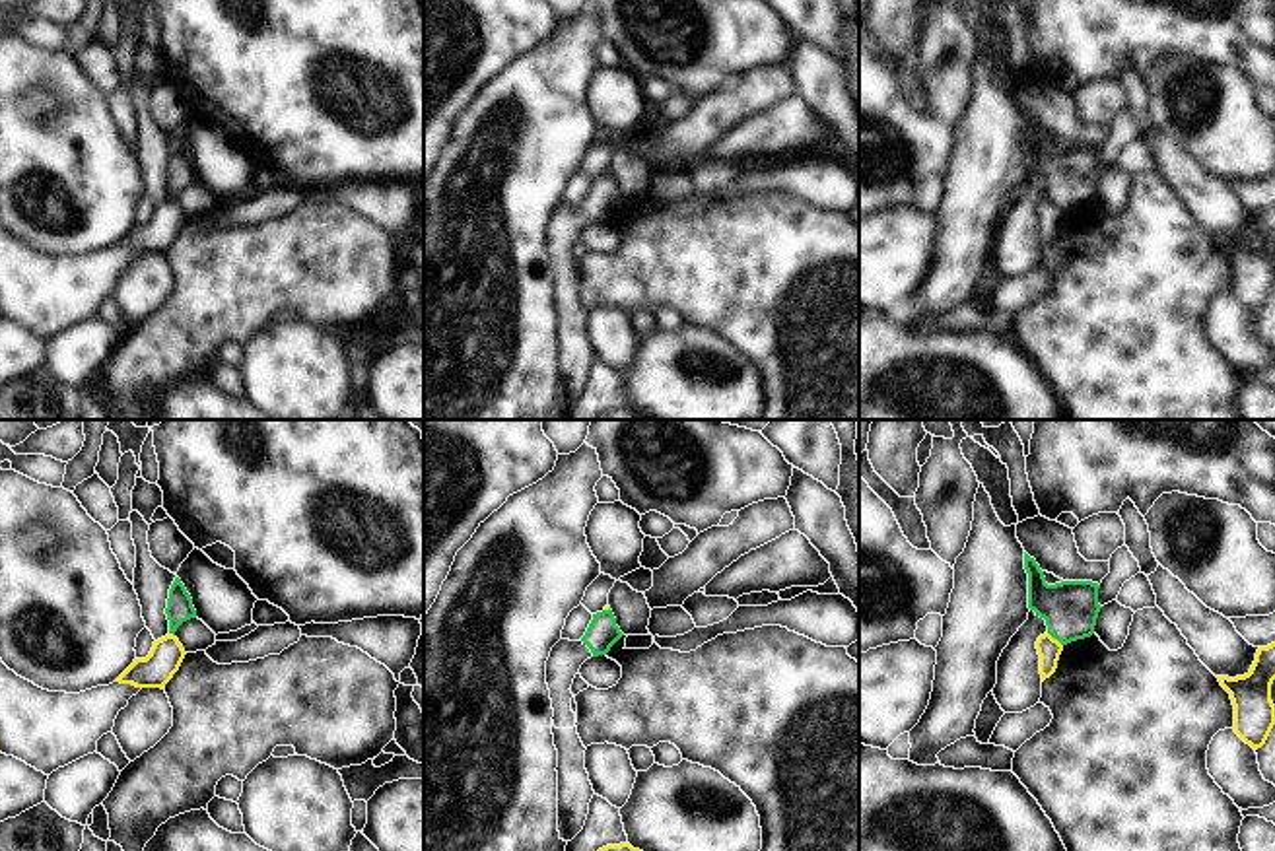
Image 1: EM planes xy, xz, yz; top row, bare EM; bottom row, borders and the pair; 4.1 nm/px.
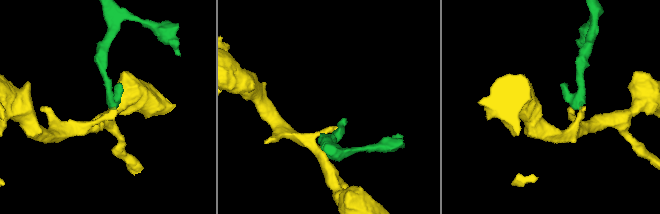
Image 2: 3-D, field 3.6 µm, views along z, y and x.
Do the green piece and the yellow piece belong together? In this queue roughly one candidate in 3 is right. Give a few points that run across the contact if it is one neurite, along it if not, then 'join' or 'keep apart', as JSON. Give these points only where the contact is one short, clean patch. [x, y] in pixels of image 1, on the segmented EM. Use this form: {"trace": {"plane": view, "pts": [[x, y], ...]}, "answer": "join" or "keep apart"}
{"trace": {"plane": "yz", "pts": [[1048, 632], [1062, 646]]}, "answer": "keep apart"}

